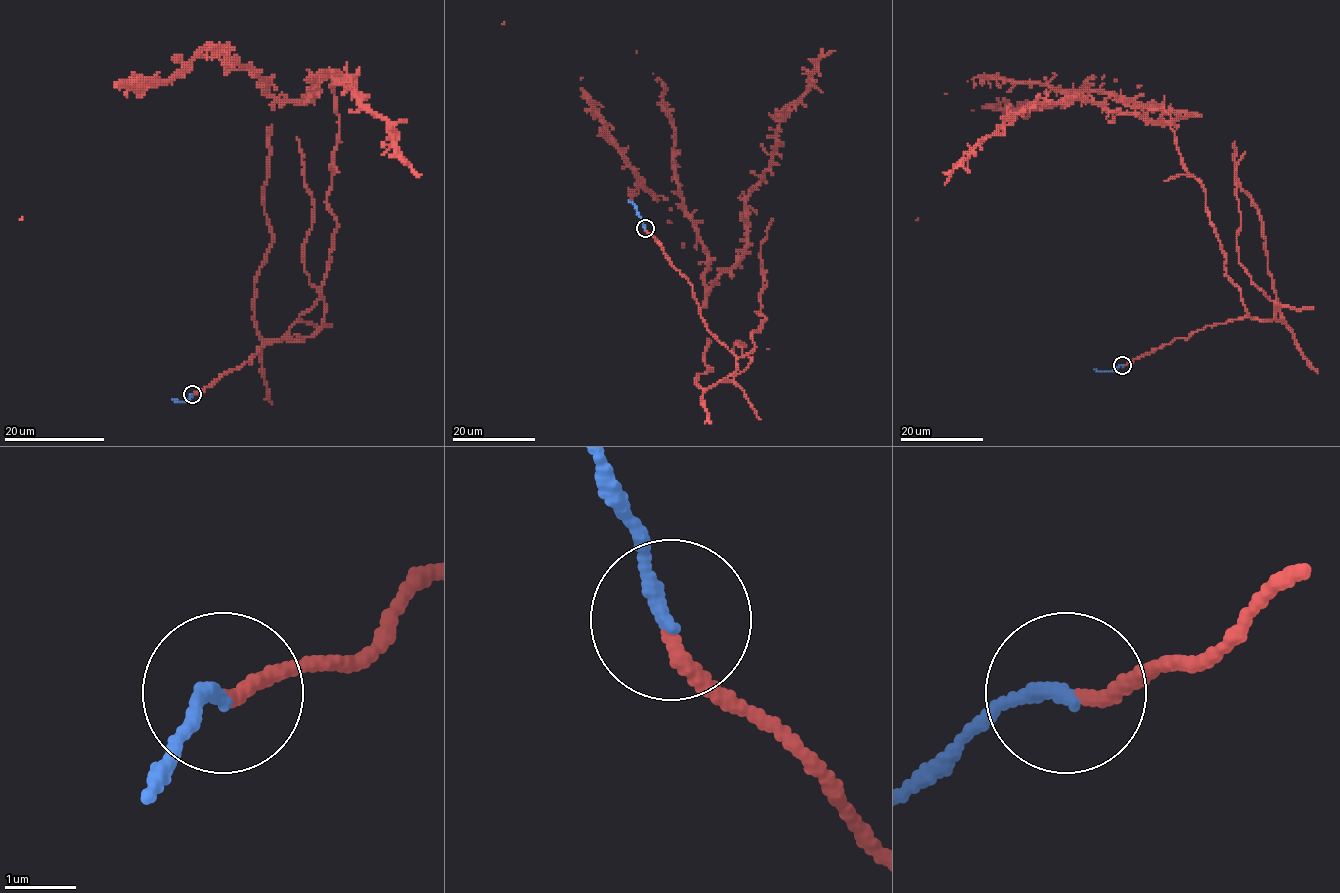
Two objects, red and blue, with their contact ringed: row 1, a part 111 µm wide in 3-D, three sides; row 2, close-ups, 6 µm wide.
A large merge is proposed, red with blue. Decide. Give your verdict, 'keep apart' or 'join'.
join

